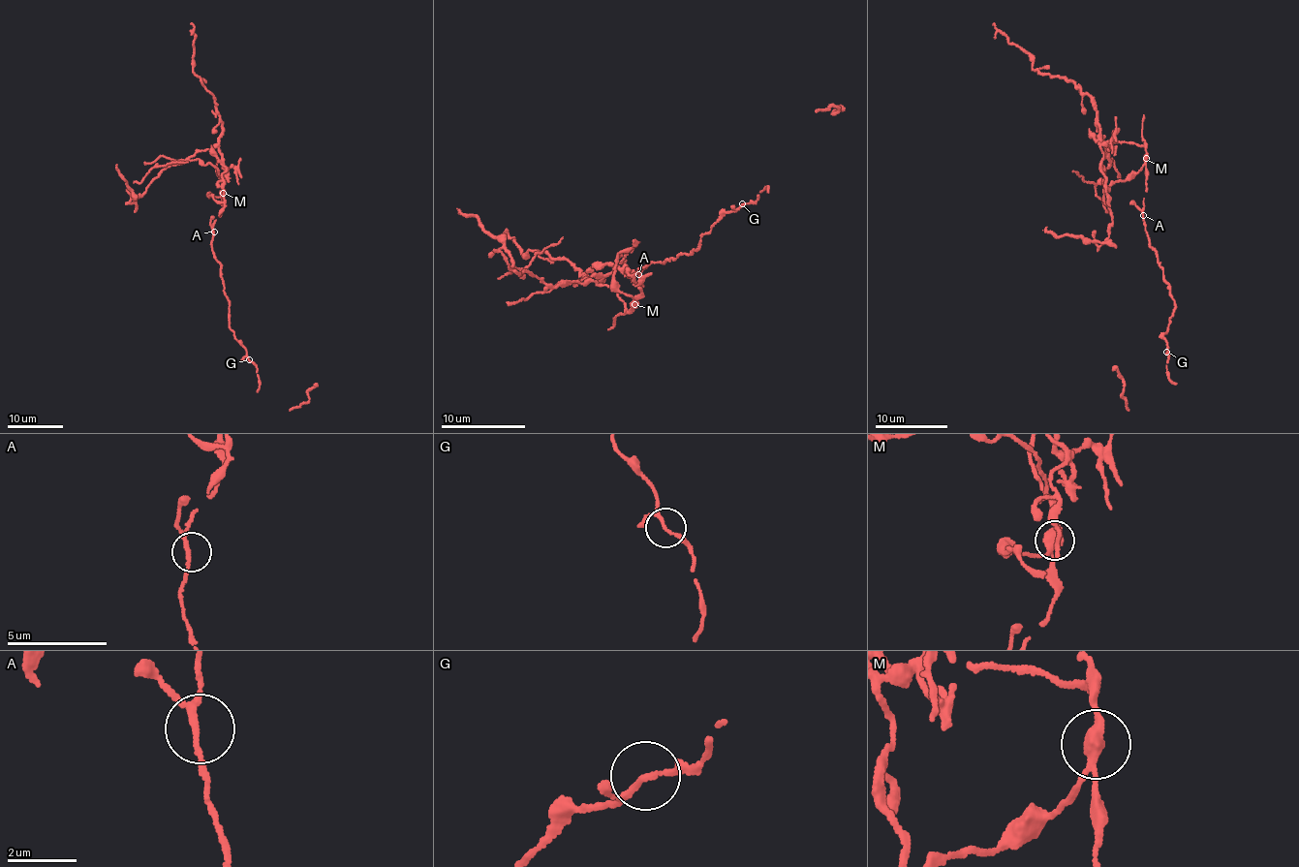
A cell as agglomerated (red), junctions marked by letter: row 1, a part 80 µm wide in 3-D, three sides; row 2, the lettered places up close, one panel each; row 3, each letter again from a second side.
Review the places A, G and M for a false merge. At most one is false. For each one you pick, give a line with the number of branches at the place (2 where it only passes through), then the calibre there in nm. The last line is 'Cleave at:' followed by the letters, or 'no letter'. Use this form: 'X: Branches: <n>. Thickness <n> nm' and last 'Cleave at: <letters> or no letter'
M: Branches: 3. Thickness 360 nm
Cleave at: M

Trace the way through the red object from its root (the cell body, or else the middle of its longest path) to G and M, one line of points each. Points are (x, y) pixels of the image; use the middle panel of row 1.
G: (635, 273), (647, 263), (695, 251), (724, 212), (742, 203)
M: (635, 273), (633, 280), (641, 292), (634, 304)

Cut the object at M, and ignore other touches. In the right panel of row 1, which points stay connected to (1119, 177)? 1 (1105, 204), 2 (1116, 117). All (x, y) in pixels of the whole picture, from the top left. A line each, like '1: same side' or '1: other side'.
1: same side
2: same side

